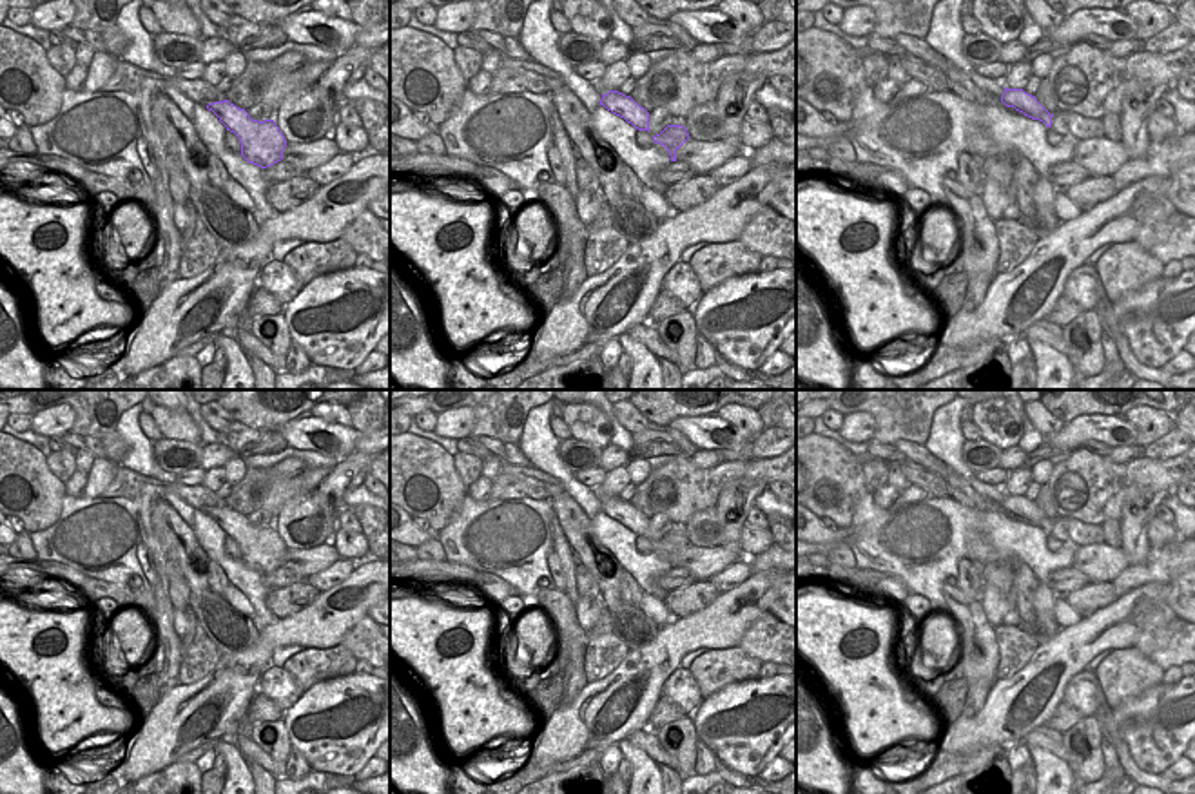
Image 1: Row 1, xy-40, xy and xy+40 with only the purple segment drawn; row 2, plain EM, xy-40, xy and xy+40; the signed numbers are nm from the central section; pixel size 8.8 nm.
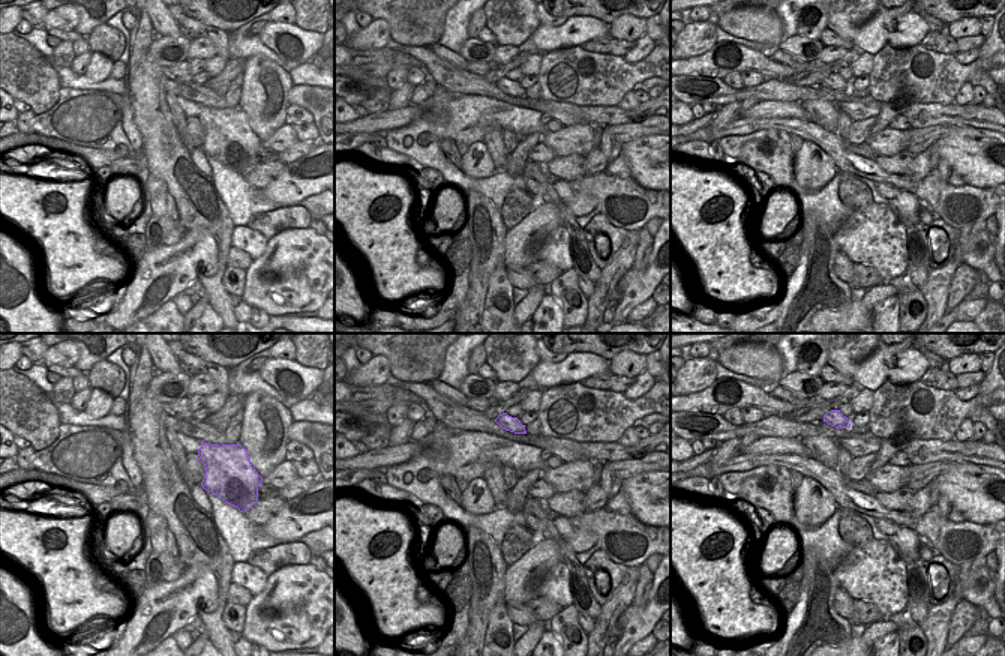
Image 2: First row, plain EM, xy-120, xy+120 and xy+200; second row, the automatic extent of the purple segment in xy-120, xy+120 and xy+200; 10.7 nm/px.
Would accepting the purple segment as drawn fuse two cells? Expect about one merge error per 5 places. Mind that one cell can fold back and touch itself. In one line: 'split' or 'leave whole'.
leave whole

